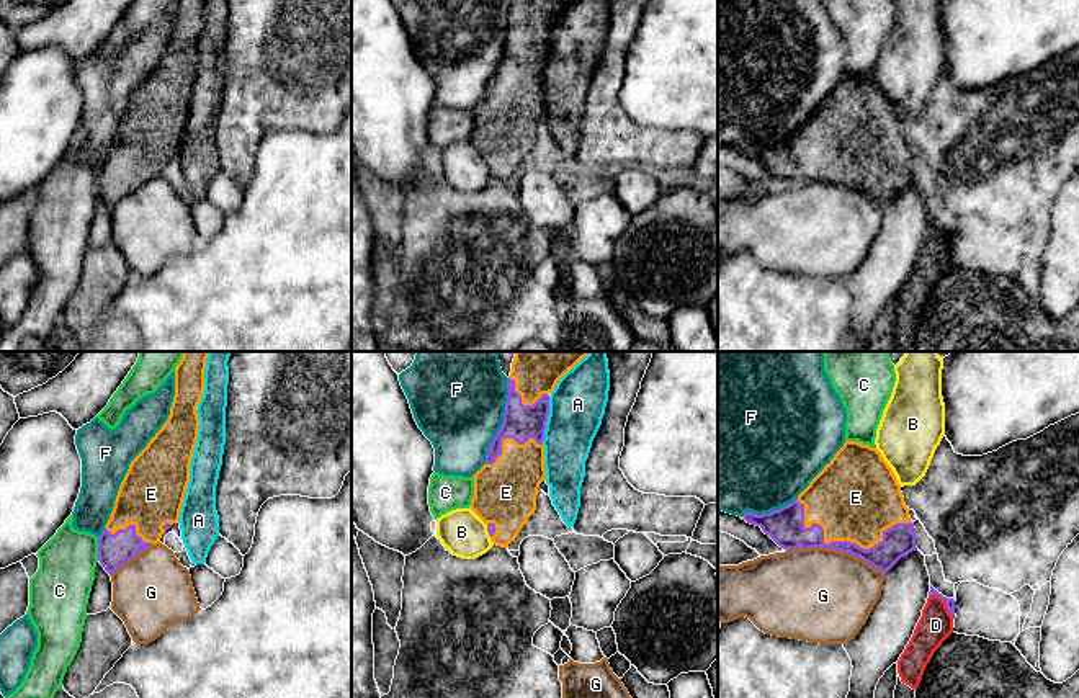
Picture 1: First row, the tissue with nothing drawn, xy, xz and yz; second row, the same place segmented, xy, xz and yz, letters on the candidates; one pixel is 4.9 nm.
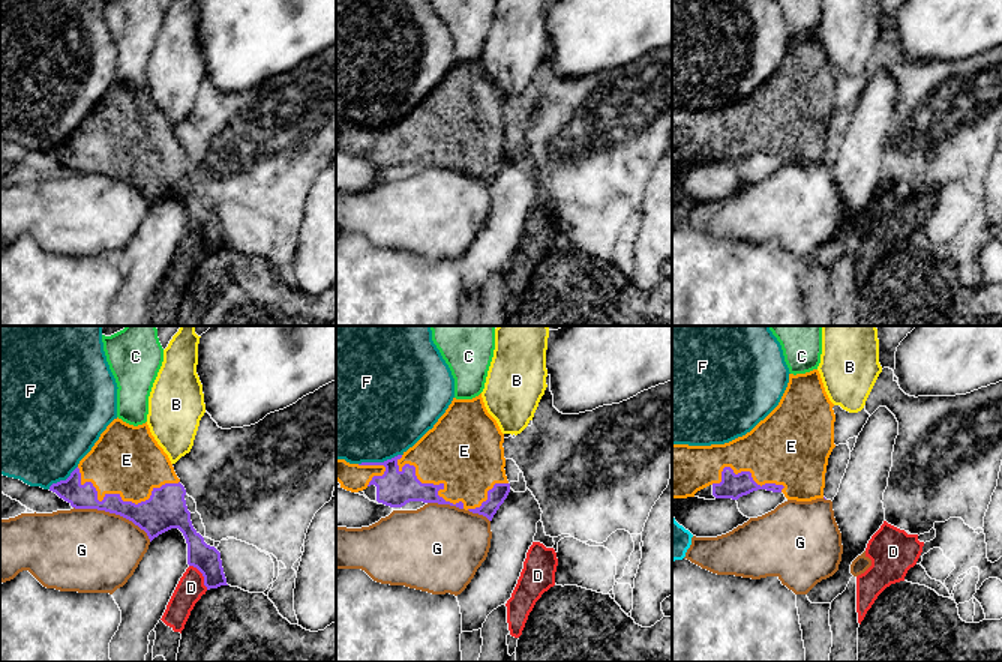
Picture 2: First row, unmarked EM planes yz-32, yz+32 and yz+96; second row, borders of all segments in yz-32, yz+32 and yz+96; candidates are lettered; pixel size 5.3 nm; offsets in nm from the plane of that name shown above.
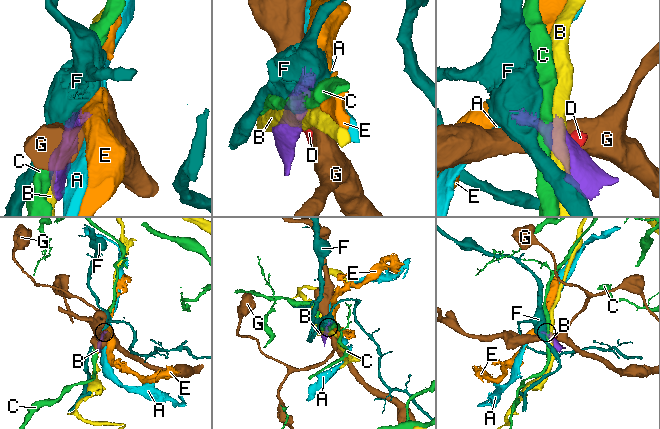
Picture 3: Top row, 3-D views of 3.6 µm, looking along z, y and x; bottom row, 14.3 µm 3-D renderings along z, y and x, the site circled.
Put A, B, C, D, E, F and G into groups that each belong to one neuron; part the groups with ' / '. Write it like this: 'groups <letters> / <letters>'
groups A / B / C / D / E / F / G

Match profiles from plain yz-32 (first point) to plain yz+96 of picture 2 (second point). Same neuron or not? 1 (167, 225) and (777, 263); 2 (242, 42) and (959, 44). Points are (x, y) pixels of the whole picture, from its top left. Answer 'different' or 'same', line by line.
1: different
2: same

